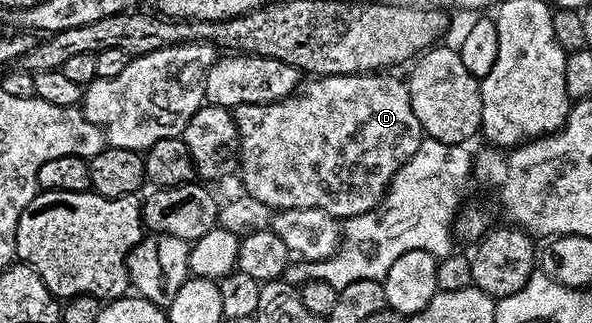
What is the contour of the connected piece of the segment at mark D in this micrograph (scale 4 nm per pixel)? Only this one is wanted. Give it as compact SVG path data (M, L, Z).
M394 73L315 76L304 81L290 98L234 107L239 133L237 174L243 177L242 189L272 211L321 208L321 212L329 212L337 220L346 220L374 210L393 176L415 155L425 137L413 112L406 81L391 74Z

